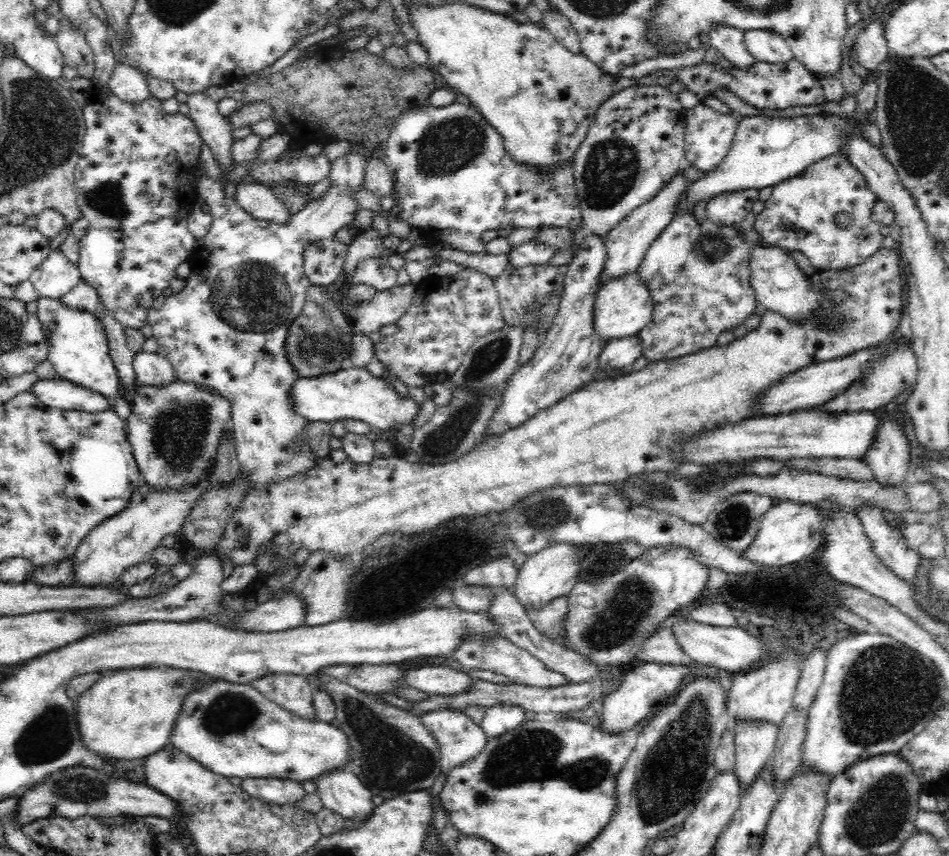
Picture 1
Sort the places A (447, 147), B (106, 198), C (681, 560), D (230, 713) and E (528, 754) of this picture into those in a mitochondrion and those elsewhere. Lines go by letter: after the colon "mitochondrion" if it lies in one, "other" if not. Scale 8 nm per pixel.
A: mitochondrion
B: mitochondrion
C: other
D: mitochondrion
E: mitochondrion

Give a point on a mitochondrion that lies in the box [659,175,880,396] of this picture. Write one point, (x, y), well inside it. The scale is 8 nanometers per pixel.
(711, 249)

